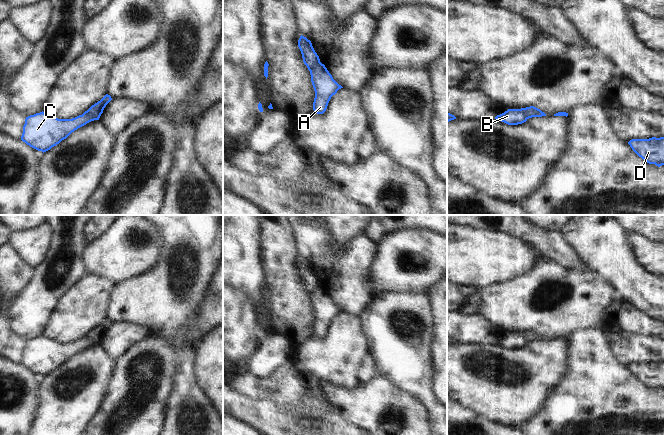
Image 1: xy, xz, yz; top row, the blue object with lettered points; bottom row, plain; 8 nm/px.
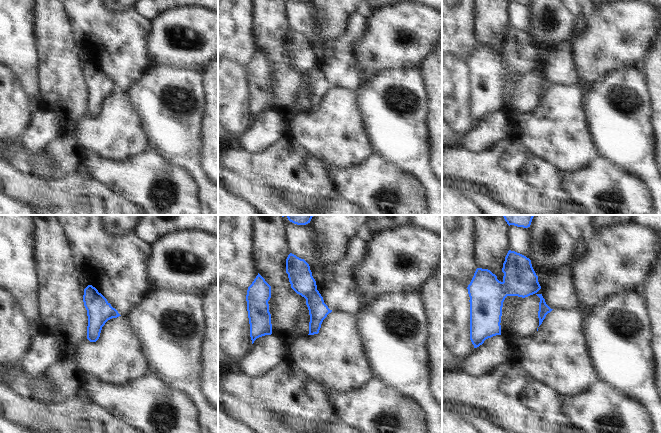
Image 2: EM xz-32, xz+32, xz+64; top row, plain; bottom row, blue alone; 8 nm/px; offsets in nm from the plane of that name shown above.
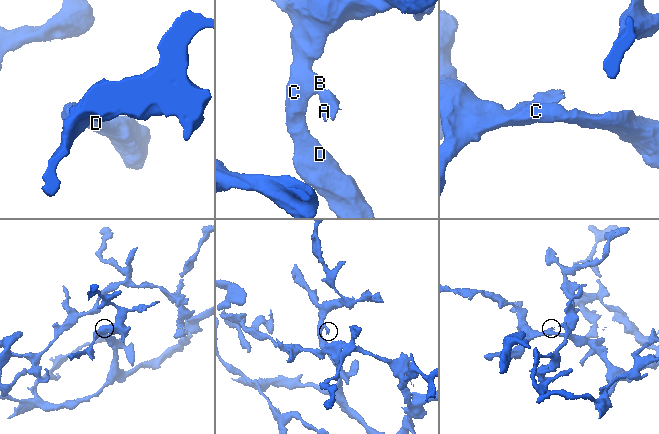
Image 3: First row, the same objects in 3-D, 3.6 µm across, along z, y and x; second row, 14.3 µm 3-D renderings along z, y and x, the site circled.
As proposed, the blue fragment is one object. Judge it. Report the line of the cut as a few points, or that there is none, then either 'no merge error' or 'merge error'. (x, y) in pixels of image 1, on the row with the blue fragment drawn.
cut xz (320, 62), (309, 70); merge error

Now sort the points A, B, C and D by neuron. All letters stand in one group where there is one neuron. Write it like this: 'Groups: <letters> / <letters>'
Groups: A / B C D

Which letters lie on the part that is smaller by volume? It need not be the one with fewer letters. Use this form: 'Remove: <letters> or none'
Remove: A

